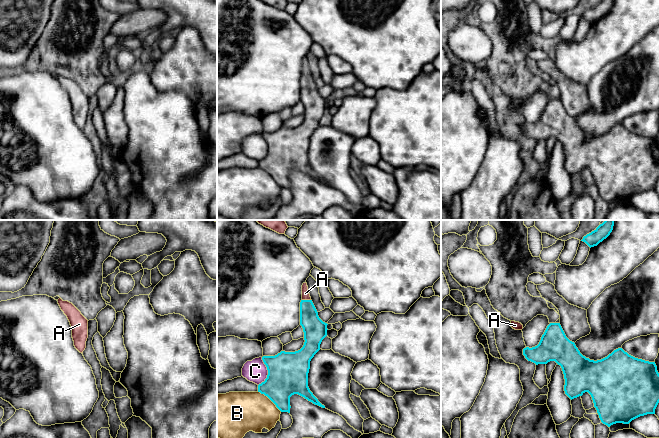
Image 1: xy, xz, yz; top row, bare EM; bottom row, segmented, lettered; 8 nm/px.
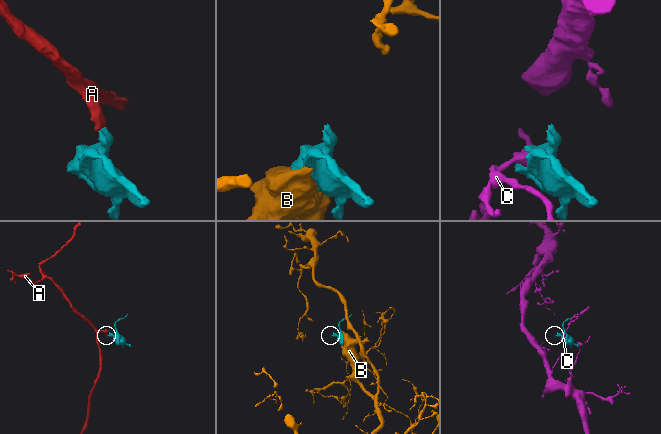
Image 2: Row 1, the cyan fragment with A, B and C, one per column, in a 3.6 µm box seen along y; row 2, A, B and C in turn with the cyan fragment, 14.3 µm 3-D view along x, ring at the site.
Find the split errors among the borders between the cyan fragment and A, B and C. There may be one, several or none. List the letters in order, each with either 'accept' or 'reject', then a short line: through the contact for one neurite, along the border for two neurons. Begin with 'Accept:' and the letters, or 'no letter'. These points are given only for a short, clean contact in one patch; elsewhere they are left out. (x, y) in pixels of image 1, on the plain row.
Accept: A
A: accept; line xz (314, 105), (309, 96), (306, 76), (305, 69)
B: reject
C: reject

